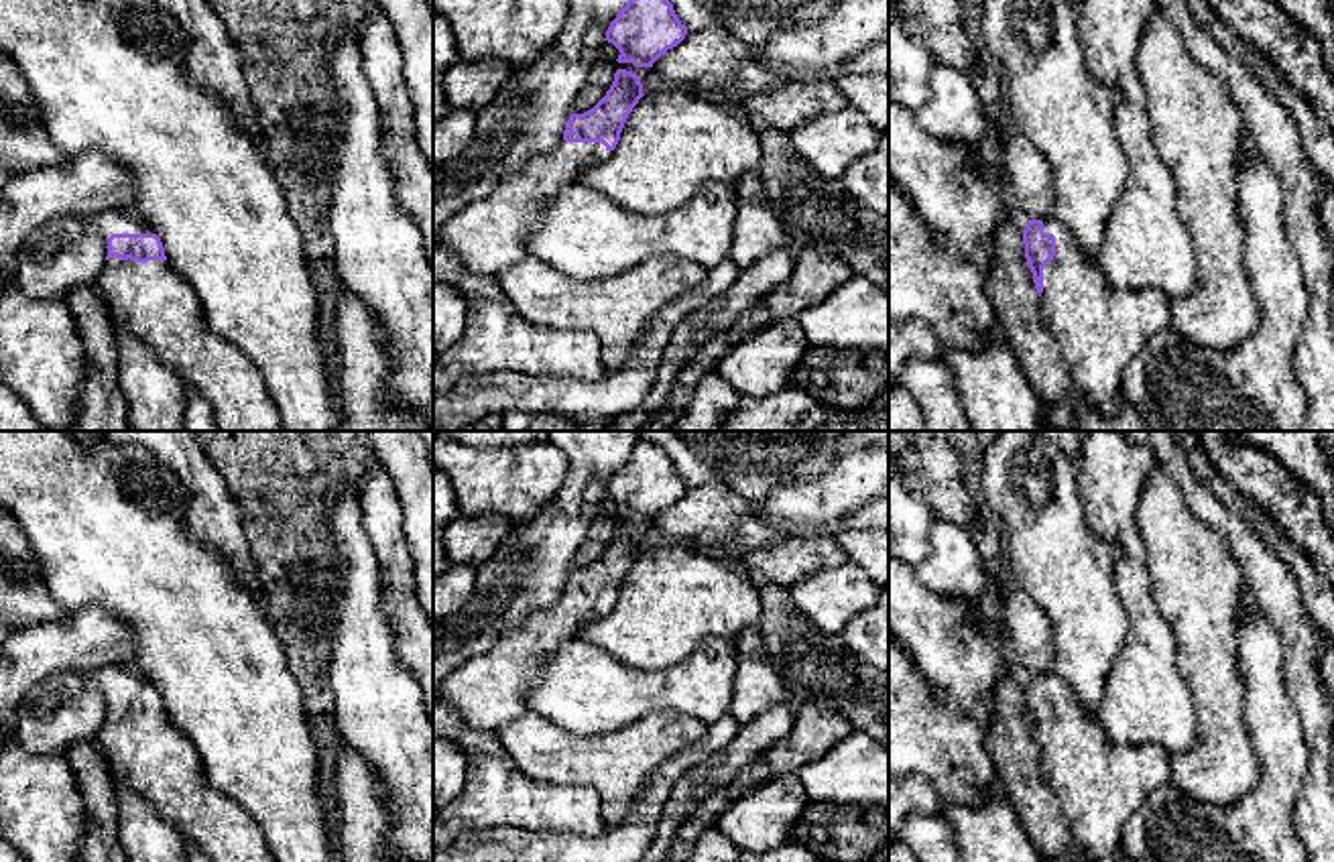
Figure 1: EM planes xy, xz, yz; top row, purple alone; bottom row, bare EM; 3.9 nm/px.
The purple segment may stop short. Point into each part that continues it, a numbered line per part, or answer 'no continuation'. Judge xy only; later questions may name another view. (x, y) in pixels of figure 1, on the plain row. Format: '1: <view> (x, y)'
1: xy (149, 755)

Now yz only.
1: yz (1099, 783)

